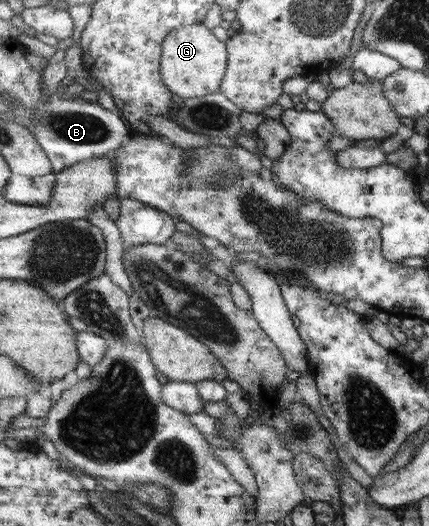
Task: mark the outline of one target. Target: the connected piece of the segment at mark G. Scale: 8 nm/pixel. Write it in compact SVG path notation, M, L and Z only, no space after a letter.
M202 23L175 29L166 37L162 48L162 76L173 94L188 99L208 96L221 90L229 66L229 51L227 43L218 40L212 29Z

